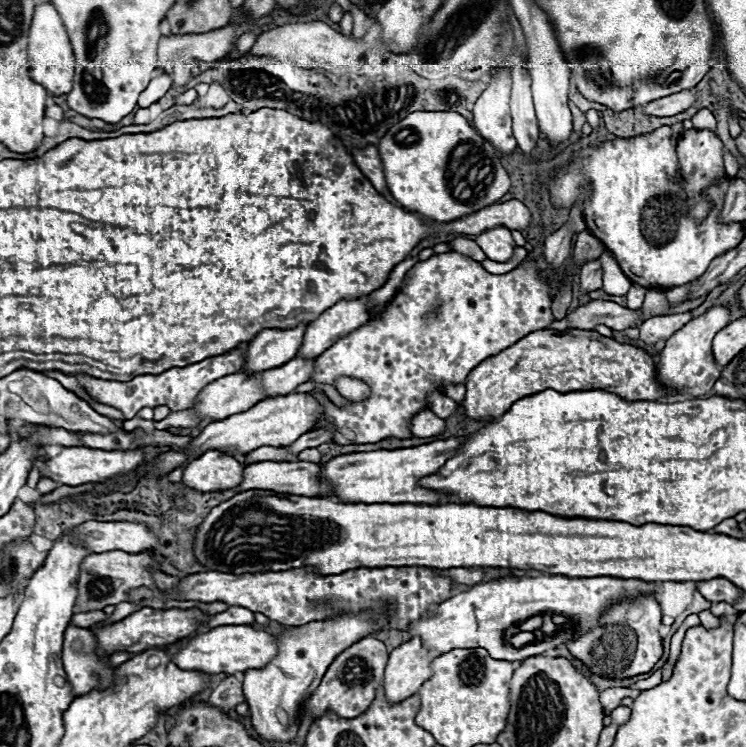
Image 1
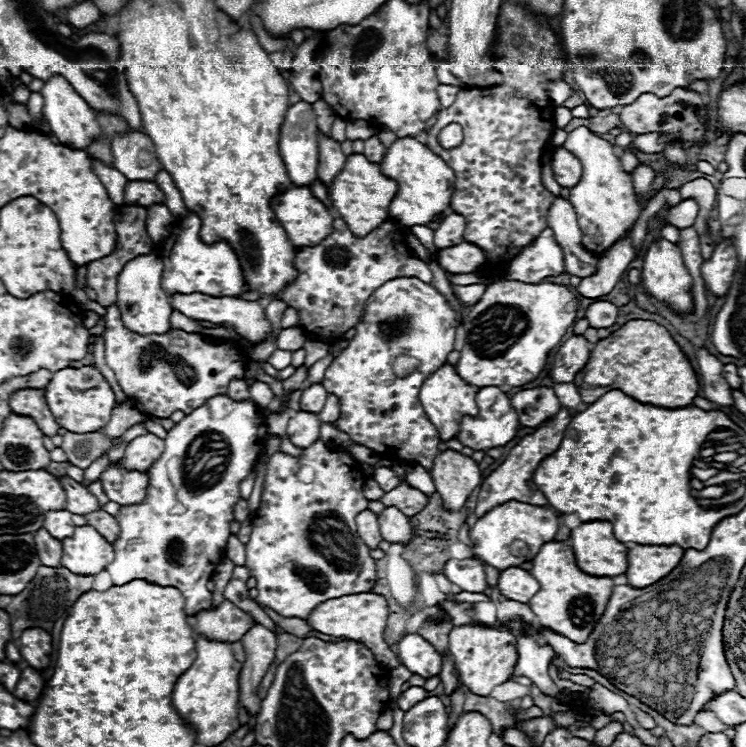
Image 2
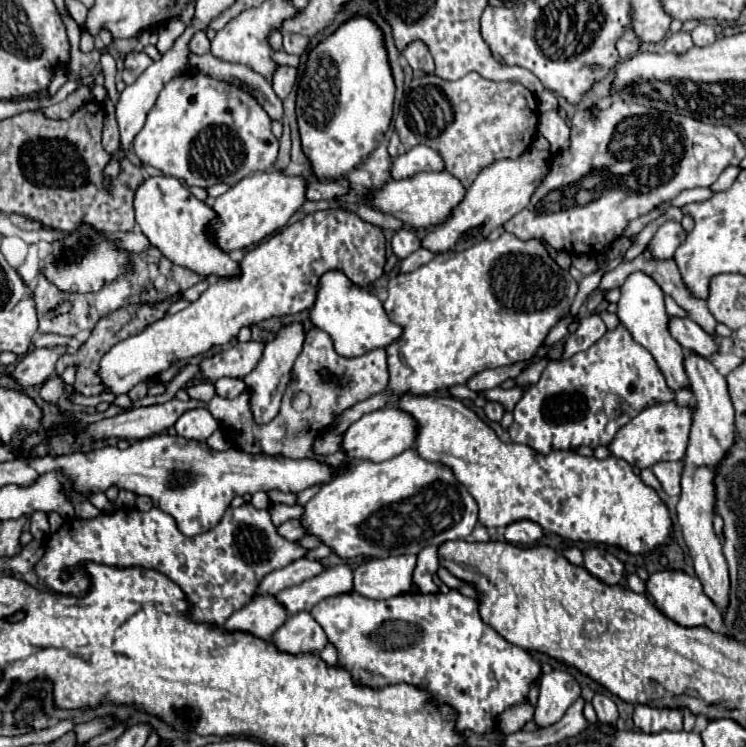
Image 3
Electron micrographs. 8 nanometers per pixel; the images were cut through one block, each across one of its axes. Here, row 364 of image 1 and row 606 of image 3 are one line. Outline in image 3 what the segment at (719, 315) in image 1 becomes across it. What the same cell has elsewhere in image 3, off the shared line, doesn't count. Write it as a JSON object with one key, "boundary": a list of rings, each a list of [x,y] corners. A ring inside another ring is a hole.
{"boundary":[[[662,570],[662,572],[654,572],[648,576],[646,580],[646,592],[652,596],[654,604],[658,606],[658,610],[672,618],[674,622],[682,624],[682,626],[706,626],[714,632],[720,632],[720,628],[724,626],[722,622],[722,610],[704,594],[702,584],[696,576],[688,576],[682,570]]]}

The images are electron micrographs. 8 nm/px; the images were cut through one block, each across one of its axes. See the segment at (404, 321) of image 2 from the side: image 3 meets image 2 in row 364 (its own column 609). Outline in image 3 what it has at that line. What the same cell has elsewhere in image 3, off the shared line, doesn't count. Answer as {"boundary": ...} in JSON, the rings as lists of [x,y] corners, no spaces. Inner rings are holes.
{"boundary":[[[620,324],[614,330],[608,330],[586,352],[578,352],[568,360],[550,360],[540,376],[540,382],[530,386],[522,394],[520,402],[516,404],[514,424],[510,426],[508,434],[510,434],[512,442],[526,444],[540,454],[550,454],[560,448],[568,450],[568,448],[578,448],[578,446],[590,446],[590,448],[606,446],[614,438],[616,430],[620,430],[624,424],[628,424],[640,410],[644,410],[646,406],[654,406],[654,404],[670,402],[670,400],[674,400],[674,390],[670,390],[666,386],[666,380],[664,380],[660,368],[656,366],[652,354],[644,346],[634,342],[628,328]],[[606,394],[622,396],[628,402],[628,410],[624,414],[620,414],[618,418],[608,418],[602,408],[602,400]]]}

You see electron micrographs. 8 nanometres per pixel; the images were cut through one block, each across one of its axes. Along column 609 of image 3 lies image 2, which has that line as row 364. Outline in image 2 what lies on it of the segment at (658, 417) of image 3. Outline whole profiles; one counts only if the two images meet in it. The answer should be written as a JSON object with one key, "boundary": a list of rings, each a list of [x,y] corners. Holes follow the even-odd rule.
{"boundary":[[[444,364],[442,368],[438,368],[430,378],[426,378],[426,382],[422,384],[420,388],[420,402],[424,406],[424,412],[430,420],[430,424],[438,430],[438,436],[440,440],[452,440],[460,434],[460,426],[462,426],[462,418],[464,416],[472,416],[476,418],[478,416],[478,406],[476,406],[476,392],[478,388],[476,386],[470,386],[466,384],[454,370],[454,366],[450,364]]]}

